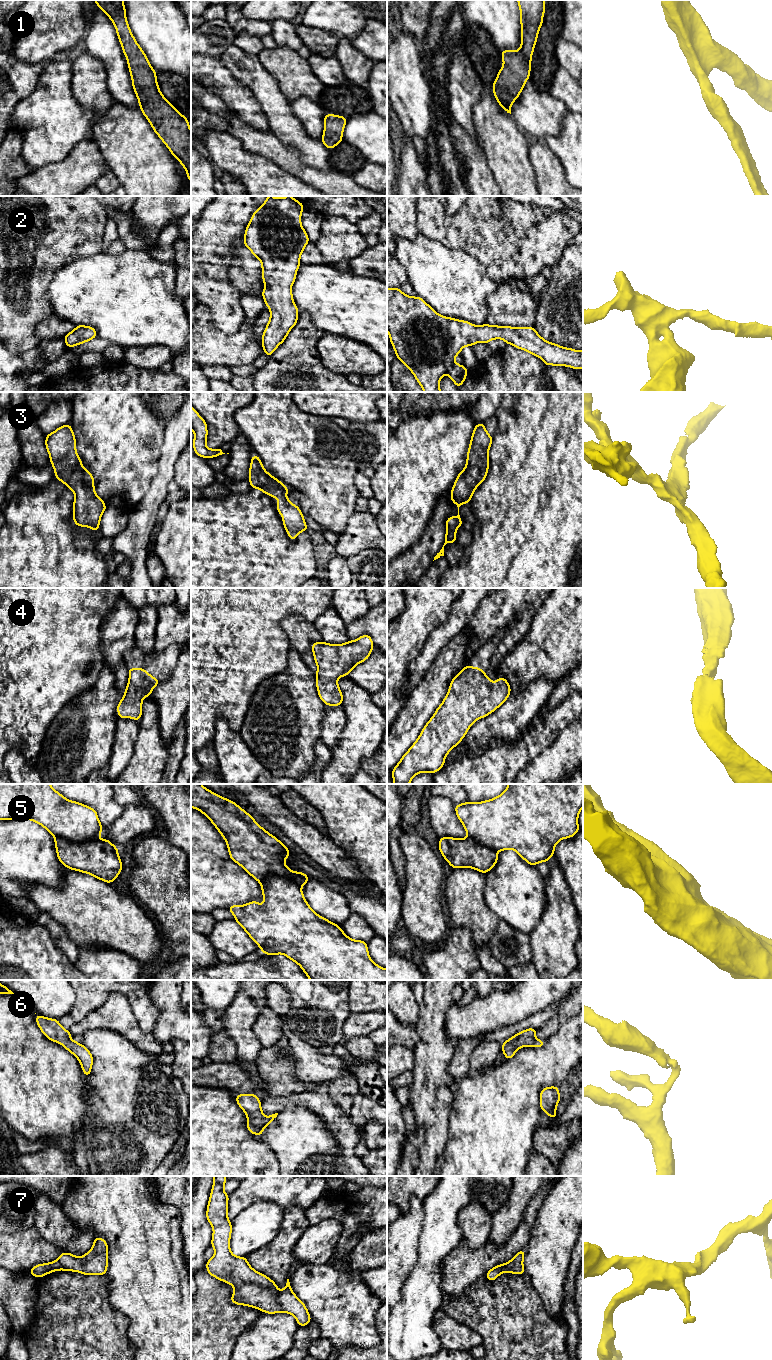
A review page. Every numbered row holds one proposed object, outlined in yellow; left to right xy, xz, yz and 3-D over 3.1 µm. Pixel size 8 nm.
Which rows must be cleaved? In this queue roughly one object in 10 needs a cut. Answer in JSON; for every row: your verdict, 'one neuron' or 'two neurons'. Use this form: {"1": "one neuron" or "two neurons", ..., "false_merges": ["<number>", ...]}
{"1": "one neuron", "2": "one neuron", "3": "one neuron", "4": "one neuron", "5": "one neuron", "6": "one neuron", "7": "one neuron", "false_merges": []}

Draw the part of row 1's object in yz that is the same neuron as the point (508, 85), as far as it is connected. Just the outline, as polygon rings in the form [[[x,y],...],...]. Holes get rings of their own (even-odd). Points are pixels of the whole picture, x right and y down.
[[[545,0],[517,1],[521,14],[521,48],[501,51],[503,67],[492,84],[496,100],[510,114],[512,103],[530,77],[532,54],[545,13]]]

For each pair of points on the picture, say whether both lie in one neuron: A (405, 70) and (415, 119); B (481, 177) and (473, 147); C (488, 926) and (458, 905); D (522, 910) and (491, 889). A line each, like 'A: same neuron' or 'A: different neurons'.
A: same neuron
B: same neuron
C: same neuron
D: same neuron

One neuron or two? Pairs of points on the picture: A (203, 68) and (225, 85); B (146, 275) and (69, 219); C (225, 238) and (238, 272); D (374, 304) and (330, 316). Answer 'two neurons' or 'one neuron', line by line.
A: one neuron
B: two neurons
C: two neurons
D: one neuron

